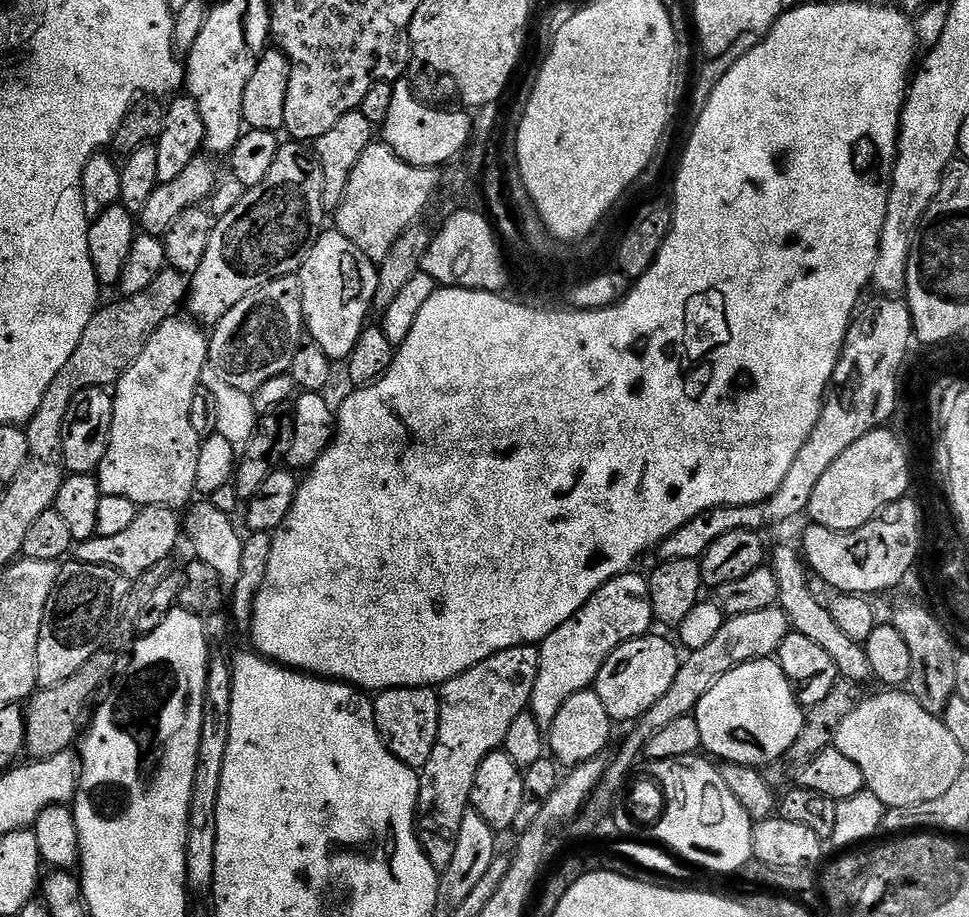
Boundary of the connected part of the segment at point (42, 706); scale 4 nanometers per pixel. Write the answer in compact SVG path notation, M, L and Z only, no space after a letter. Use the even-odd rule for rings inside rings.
M101 650L94 653L90 662L86 662L86 666L81 666L66 682L58 682L54 686L37 691L27 701L24 747L32 760L45 760L59 752L67 752L77 743L82 732L80 719L83 718L84 711L86 711L85 716L89 711L93 703L92 695L103 686L104 680L111 678L115 668L115 658L108 653L108 650ZM88 703L90 703L89 708ZM76 735L78 735L77 740Z

